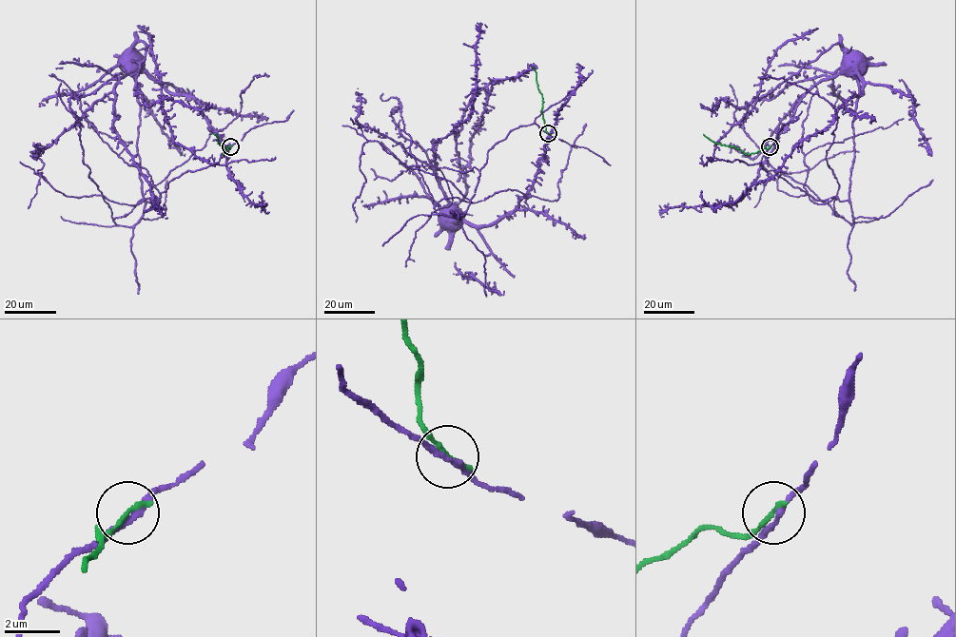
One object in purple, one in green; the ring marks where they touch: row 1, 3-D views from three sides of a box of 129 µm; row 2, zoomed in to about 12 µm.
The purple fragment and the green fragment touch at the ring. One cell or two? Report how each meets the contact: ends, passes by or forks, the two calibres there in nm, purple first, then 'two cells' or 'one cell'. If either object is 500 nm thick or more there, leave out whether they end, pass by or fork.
purple passes by; green ends; calibres 200 and 220 nm; two cells

